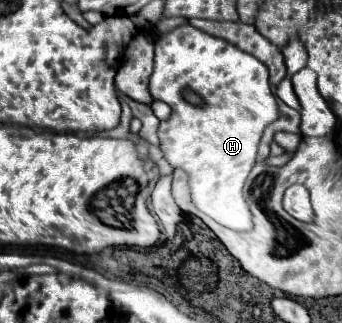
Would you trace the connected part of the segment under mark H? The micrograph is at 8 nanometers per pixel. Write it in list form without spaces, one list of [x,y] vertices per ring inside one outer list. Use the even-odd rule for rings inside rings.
[[[177,26],[155,42],[155,66],[149,78],[149,92],[155,100],[171,106],[171,118],[159,124],[161,150],[173,168],[181,168],[187,172],[193,204],[225,228],[237,232],[251,230],[251,212],[243,196],[243,184],[247,180],[247,174],[251,172],[251,166],[255,164],[257,144],[265,126],[279,116],[275,96],[269,88],[267,68],[255,56],[221,38],[215,38],[193,26]],[[183,88],[191,88],[193,92],[197,92],[203,98],[203,106],[191,106],[183,102]]]

